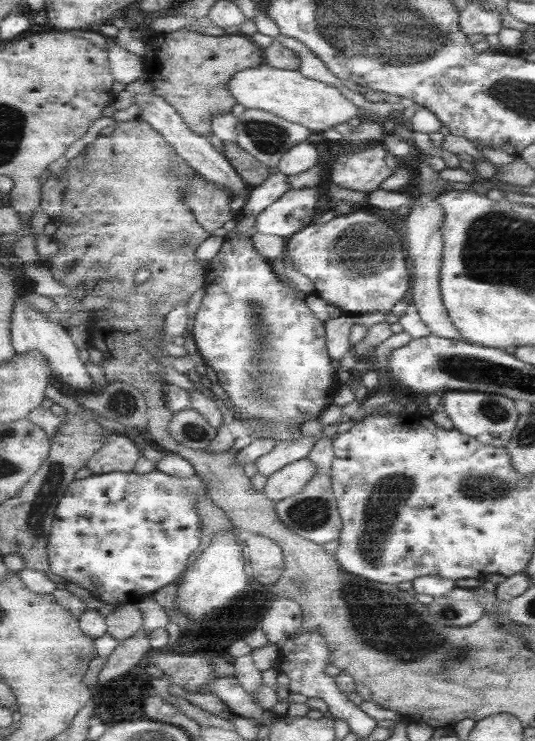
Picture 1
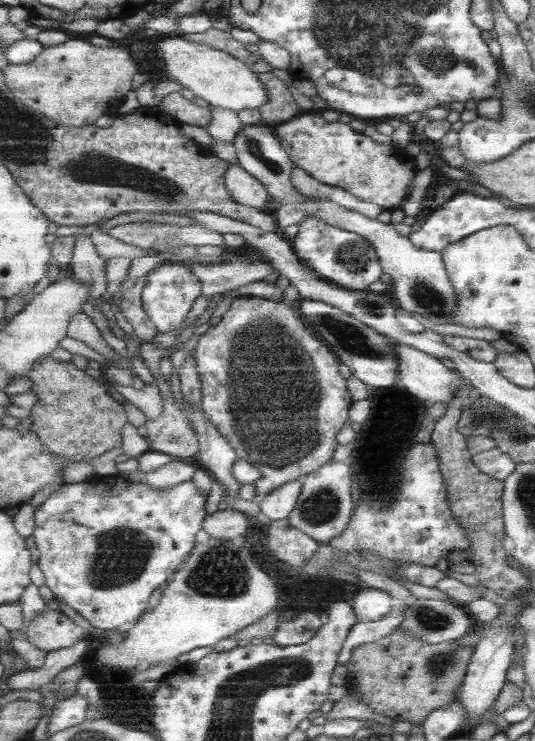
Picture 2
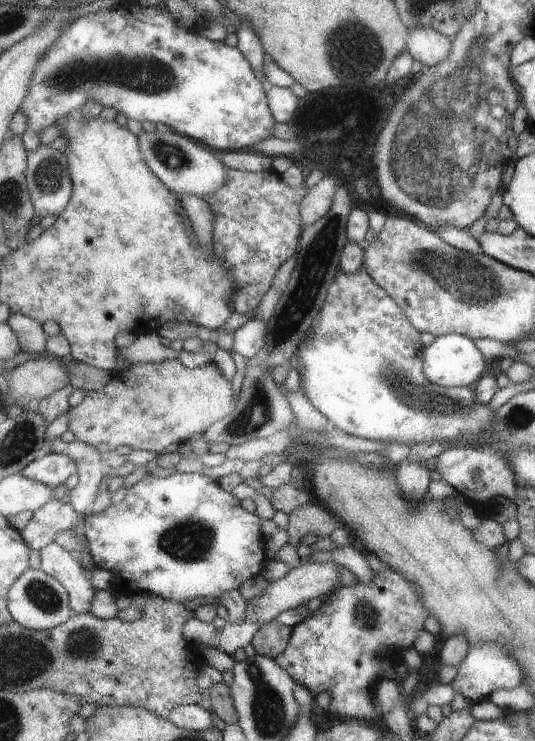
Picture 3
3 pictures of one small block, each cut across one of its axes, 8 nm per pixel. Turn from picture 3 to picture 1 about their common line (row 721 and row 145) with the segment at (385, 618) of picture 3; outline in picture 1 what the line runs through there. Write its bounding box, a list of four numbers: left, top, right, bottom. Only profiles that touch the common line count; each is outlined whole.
[328,144,393,192]

